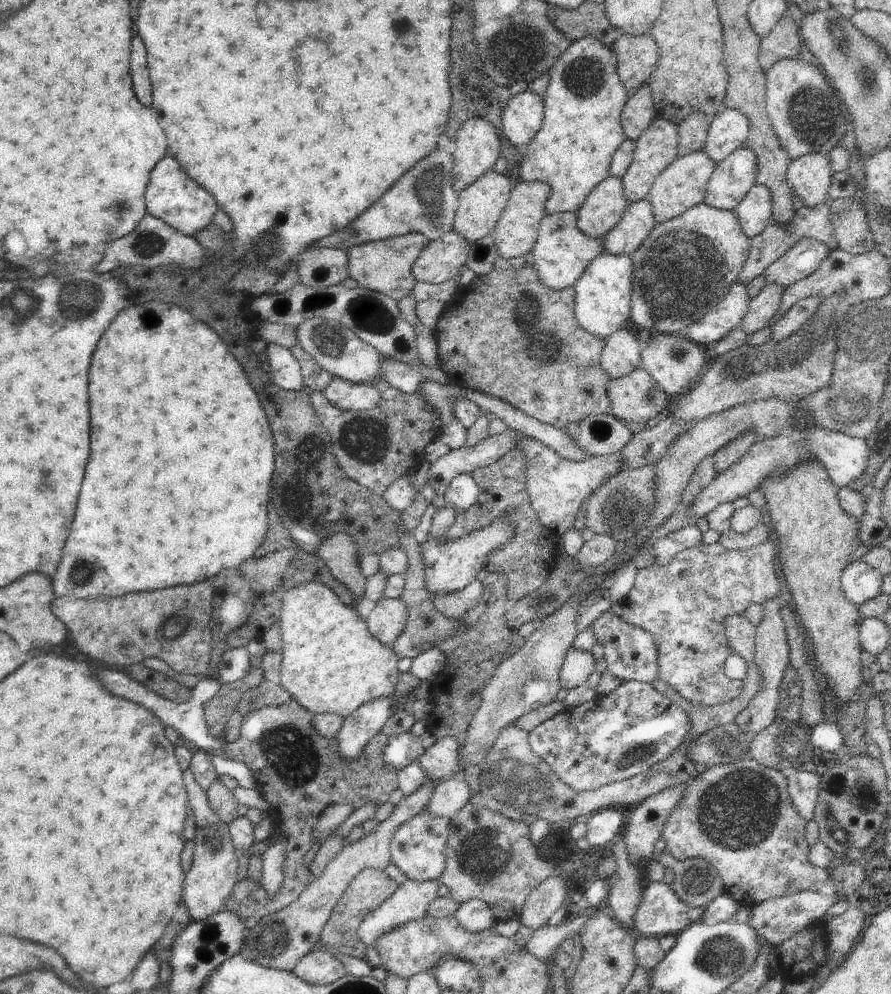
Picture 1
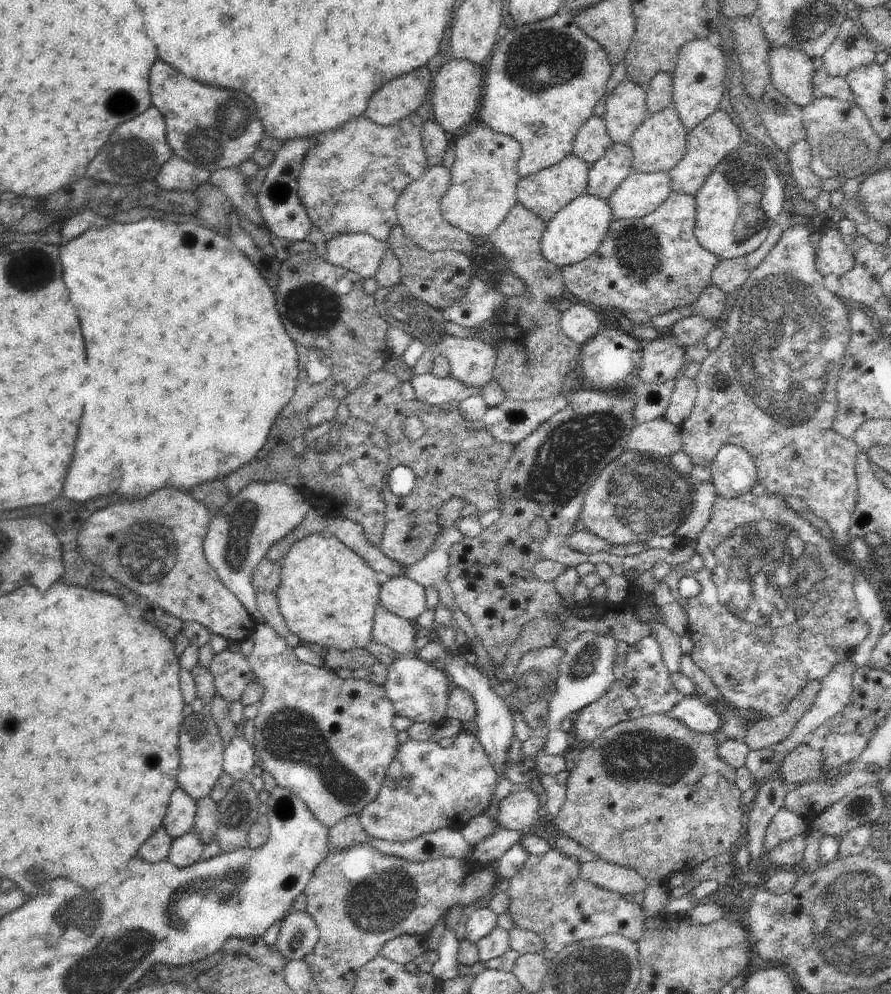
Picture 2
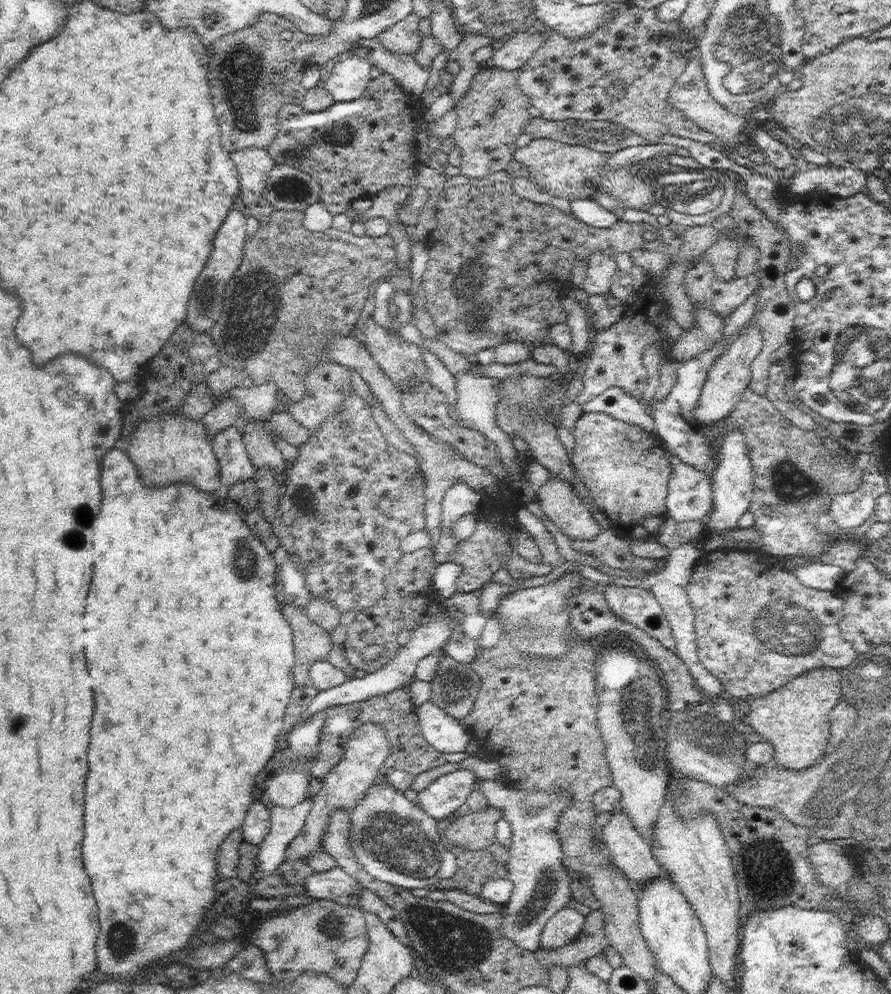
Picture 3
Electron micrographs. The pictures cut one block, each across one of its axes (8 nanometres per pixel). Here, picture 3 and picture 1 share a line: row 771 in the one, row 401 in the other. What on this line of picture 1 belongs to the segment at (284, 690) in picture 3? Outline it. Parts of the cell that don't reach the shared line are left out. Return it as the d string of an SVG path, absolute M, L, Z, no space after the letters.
M148 302L140 306L124 308L106 334L102 334L98 348L90 362L88 372L88 394L90 394L90 458L82 492L78 498L76 516L72 522L70 536L62 548L62 558L52 580L56 598L71 599L116 598L125 594L152 592L186 584L190 586L206 580L213 580L222 570L238 570L250 560L266 538L270 478L274 472L275 440L266 412L260 404L256 390L250 386L246 372L240 362L230 354L222 338L206 324L194 320L189 311L163 302Z

